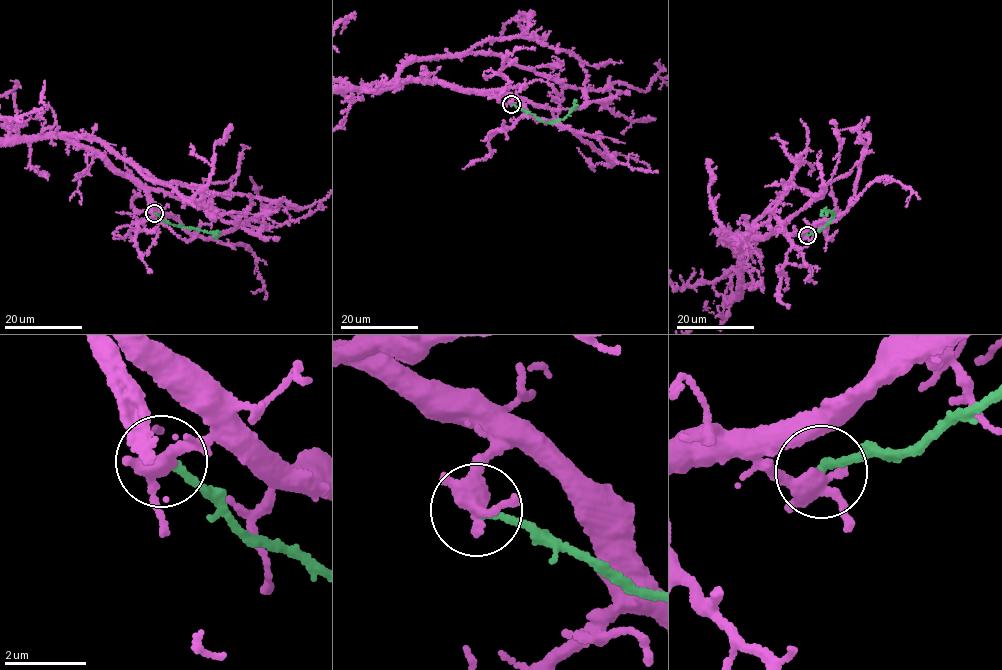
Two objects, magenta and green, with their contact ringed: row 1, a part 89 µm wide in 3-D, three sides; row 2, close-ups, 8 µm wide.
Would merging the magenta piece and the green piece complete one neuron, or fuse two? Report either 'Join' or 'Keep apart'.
Keep apart

